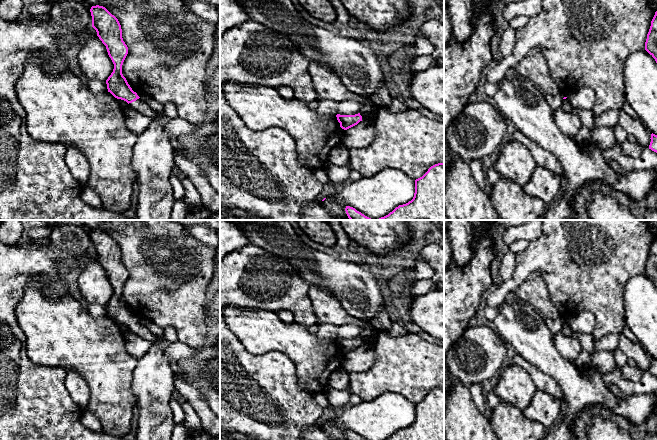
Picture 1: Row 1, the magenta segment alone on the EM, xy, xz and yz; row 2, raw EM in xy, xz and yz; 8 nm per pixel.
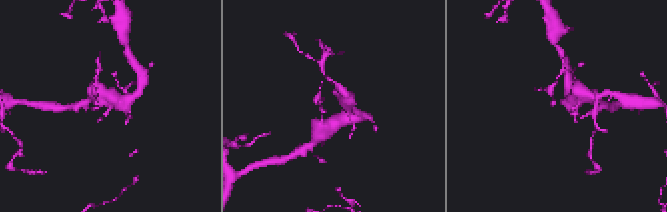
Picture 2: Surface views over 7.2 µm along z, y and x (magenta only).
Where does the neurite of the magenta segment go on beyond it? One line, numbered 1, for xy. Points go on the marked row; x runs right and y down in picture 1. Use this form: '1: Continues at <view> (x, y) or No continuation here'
1: Continues at xy (139, 105)

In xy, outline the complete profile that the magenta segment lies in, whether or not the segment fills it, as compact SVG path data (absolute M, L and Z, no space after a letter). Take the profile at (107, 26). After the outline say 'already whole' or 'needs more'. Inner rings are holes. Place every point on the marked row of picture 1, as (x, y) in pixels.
M92 6L92 27L97 36L106 46L114 69L106 80L108 92L115 98L124 100L128 105L151 119L157 113L140 99L140 95L132 90L126 78L122 74L122 65L128 54L128 47L122 38L122 29L118 19L103 6Z | needs more

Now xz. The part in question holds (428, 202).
M444 163L431 166L422 177L415 180L415 193L411 201L399 205L377 220L444 220Z | already whole

